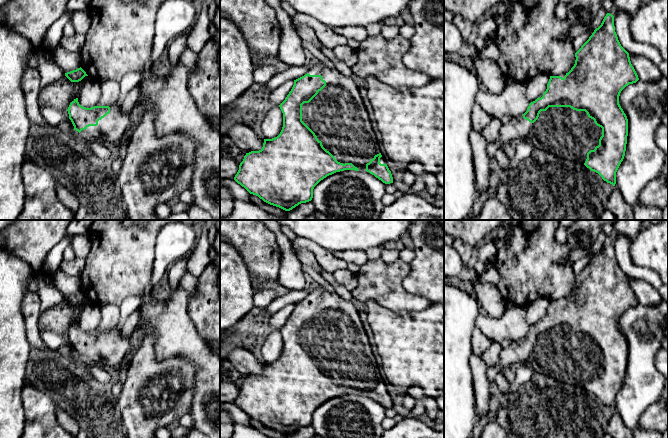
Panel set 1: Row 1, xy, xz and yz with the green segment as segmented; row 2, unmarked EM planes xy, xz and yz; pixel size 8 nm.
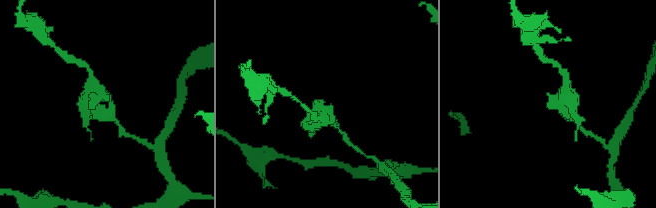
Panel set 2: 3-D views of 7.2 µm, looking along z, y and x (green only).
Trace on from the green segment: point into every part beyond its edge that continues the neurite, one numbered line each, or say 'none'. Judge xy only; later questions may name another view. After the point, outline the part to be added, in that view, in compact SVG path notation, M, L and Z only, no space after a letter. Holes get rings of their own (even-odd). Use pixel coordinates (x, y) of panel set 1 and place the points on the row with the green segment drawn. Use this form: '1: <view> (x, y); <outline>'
1: xy (112, 128); M116 102L110 106L110 113L98 121L97 126L89 126L80 134L102 143L117 143L124 138L133 125L133 113L123 114L122 105Z

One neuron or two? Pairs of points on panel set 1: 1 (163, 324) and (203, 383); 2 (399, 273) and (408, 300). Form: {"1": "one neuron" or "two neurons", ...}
{"1": "one neuron", "2": "one neuron"}

